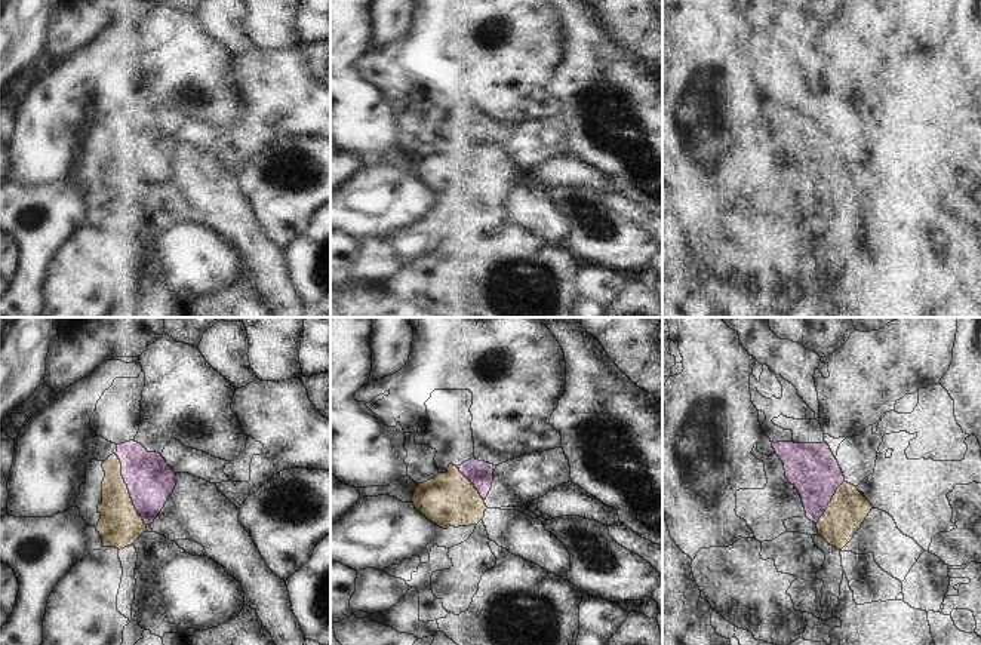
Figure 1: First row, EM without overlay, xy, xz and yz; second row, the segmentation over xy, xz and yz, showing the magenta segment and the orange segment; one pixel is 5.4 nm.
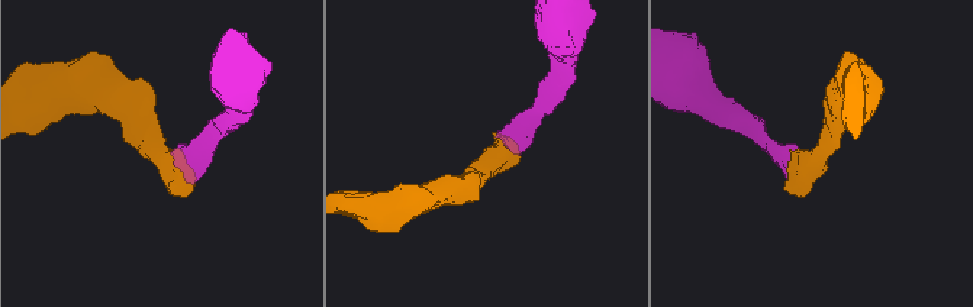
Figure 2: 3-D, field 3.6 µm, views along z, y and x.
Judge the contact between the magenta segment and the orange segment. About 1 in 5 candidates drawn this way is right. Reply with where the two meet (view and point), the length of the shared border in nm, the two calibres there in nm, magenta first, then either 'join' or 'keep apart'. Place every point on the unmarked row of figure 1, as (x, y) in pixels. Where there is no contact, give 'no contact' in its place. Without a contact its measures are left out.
xy (128, 156) | 420 nm | 260/240 nm | keep apart

